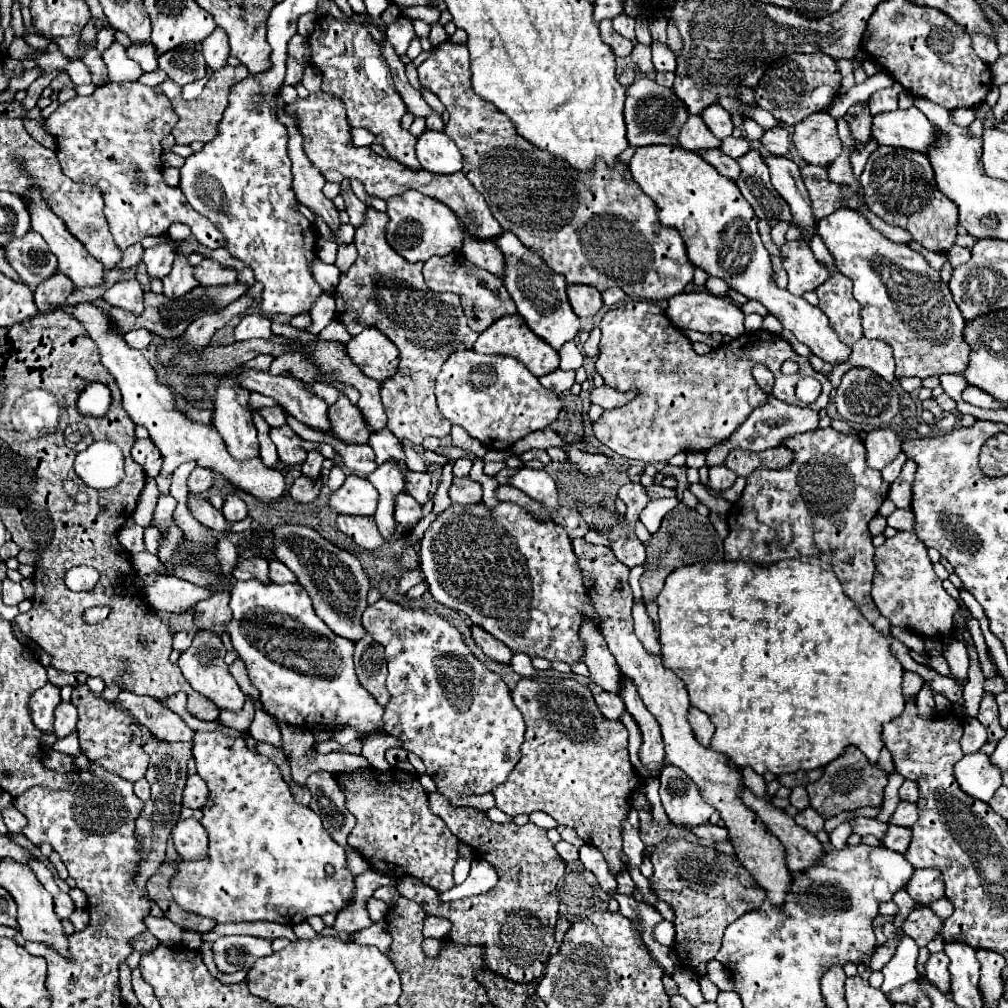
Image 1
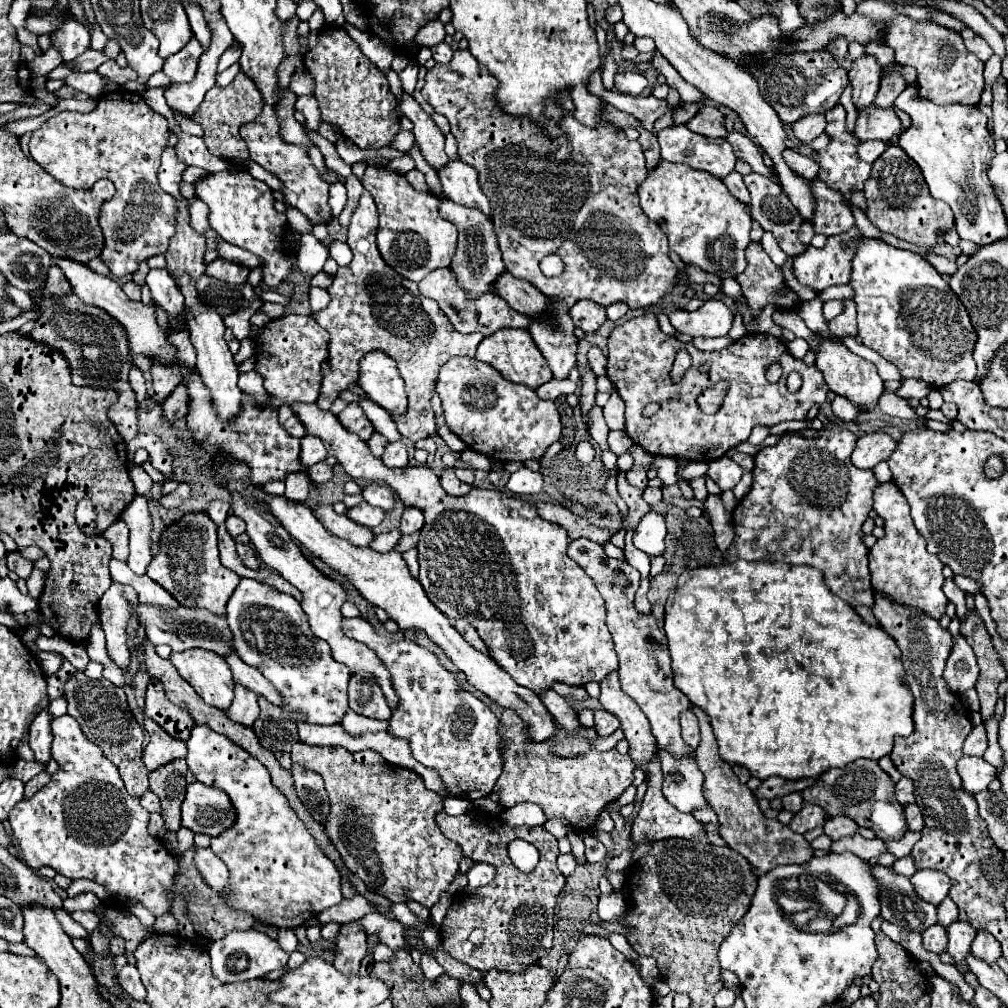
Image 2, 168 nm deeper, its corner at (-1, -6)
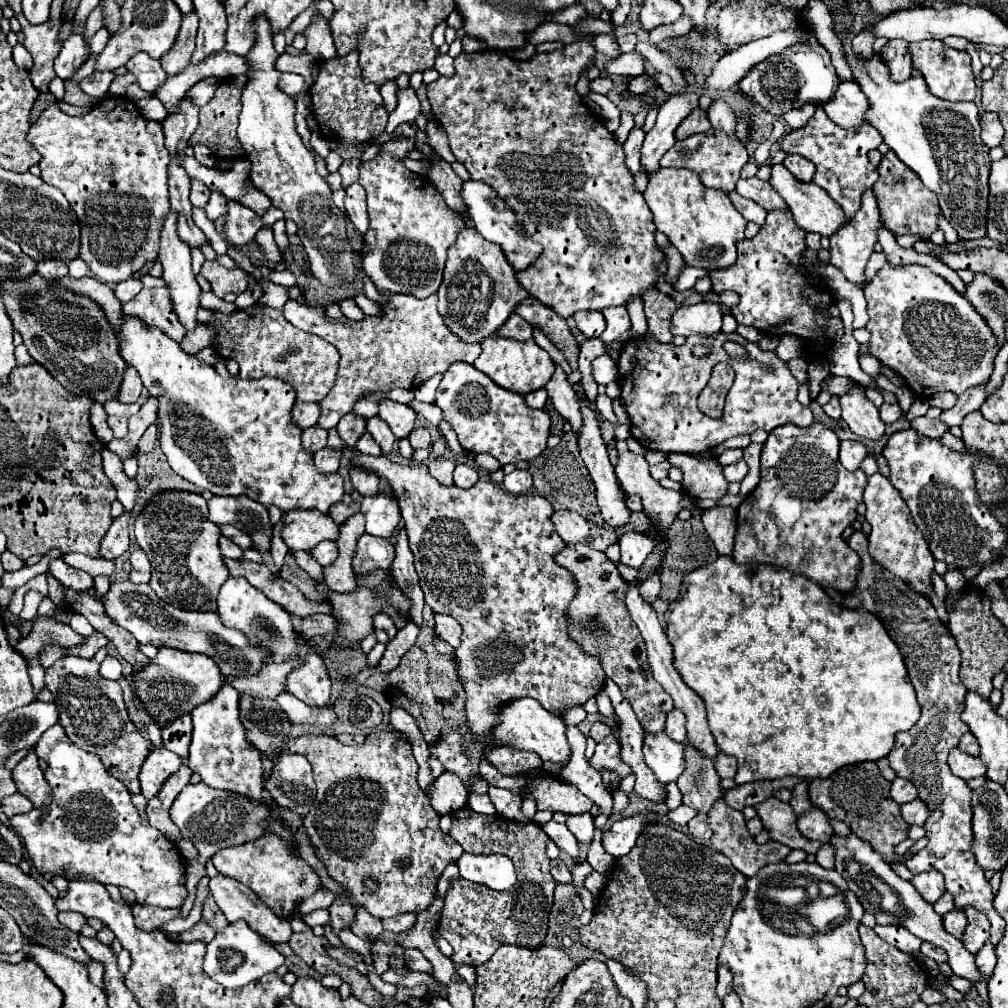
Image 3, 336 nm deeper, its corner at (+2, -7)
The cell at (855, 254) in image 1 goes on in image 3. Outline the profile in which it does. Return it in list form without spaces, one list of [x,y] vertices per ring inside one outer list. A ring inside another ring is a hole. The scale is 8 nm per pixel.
[[[884,265],[876,273],[876,277],[864,287],[864,295],[868,301],[870,321],[866,329],[872,333],[870,337],[870,353],[886,367],[900,373],[912,393],[920,399],[930,399],[934,393],[952,391],[962,395],[970,387],[984,385],[994,369],[994,357],[1000,349],[998,341],[994,341],[994,333],[982,315],[942,277],[932,273],[922,265],[904,265],[904,269],[894,269]]]

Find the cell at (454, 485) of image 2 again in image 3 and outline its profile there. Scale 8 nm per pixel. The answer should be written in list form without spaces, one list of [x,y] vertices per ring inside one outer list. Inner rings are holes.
[[[436,457],[436,459],[430,459],[430,463],[428,463],[432,477],[438,479],[442,485],[452,485],[454,467],[456,467],[456,461],[448,459],[448,457]]]

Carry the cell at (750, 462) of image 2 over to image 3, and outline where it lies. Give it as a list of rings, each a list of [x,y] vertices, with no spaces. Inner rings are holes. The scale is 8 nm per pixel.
[[[726,449],[722,455],[718,455],[718,463],[720,463],[722,467],[726,467],[726,465],[738,461],[740,457],[742,457],[742,449]]]

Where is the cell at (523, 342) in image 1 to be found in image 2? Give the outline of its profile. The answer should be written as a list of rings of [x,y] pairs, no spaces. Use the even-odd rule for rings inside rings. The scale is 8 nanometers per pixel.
[[[513,328],[513,330],[501,330],[495,332],[493,336],[487,336],[481,340],[481,344],[477,346],[477,360],[489,362],[495,370],[499,370],[505,378],[509,378],[511,382],[517,384],[527,384],[529,388],[539,388],[541,384],[549,382],[553,378],[553,374],[549,372],[547,360],[543,360],[539,348],[535,346],[533,338],[529,336],[529,332],[521,330],[521,328]]]

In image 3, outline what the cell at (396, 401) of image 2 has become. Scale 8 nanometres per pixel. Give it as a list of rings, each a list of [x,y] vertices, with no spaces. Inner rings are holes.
[[[384,399],[380,403],[380,411],[378,415],[388,423],[388,427],[392,429],[392,433],[396,435],[396,439],[408,437],[410,431],[414,429],[414,421],[416,421],[416,413],[402,403],[394,403]]]

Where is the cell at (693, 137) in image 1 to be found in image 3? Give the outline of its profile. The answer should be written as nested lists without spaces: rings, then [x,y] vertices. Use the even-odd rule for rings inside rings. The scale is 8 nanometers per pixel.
[[[708,129],[706,133],[698,133],[698,135],[690,135],[682,141],[676,141],[676,145],[660,159],[662,167],[684,167],[684,169],[692,169],[700,175],[702,183],[706,187],[730,193],[734,191],[738,179],[740,179],[740,171],[742,167],[748,163],[748,153],[746,147],[738,141],[734,141],[734,137],[726,137],[726,133],[722,133],[722,129]]]

